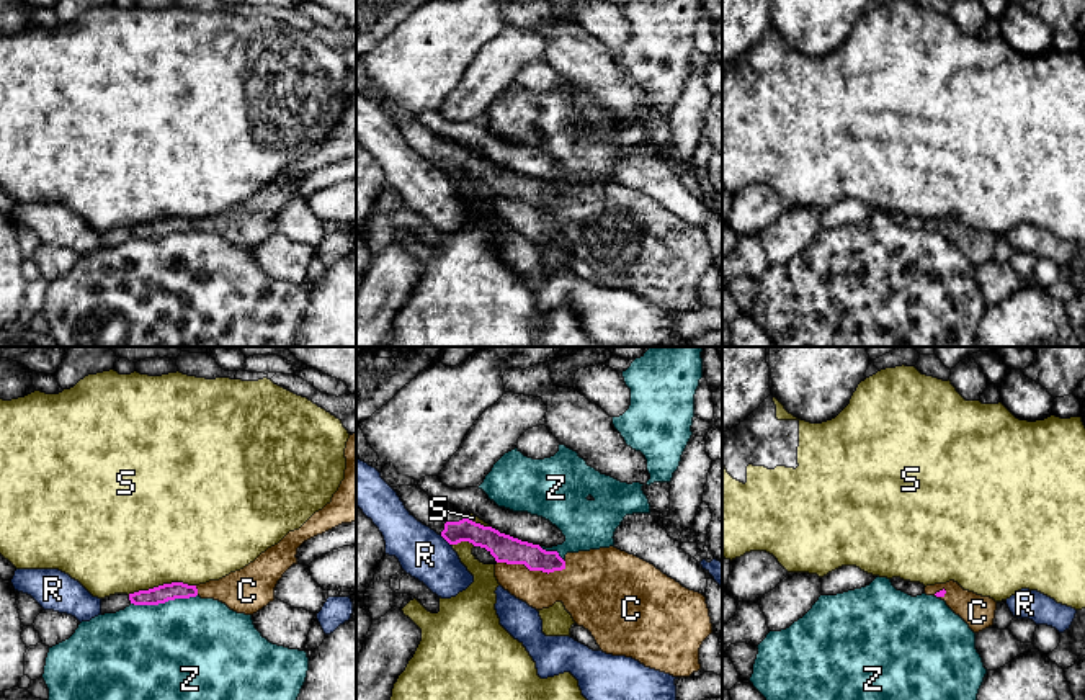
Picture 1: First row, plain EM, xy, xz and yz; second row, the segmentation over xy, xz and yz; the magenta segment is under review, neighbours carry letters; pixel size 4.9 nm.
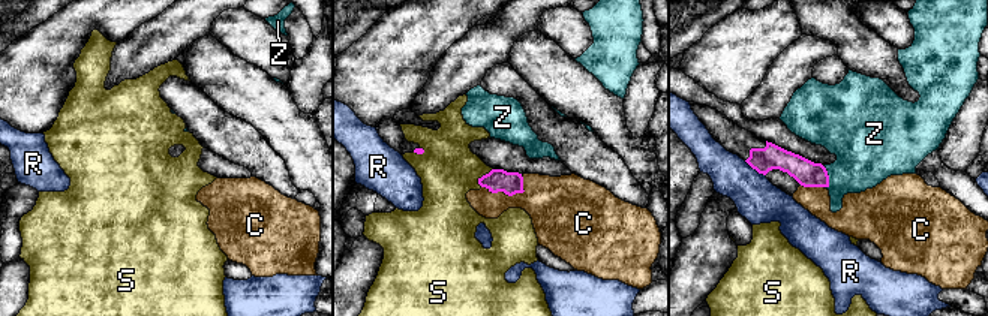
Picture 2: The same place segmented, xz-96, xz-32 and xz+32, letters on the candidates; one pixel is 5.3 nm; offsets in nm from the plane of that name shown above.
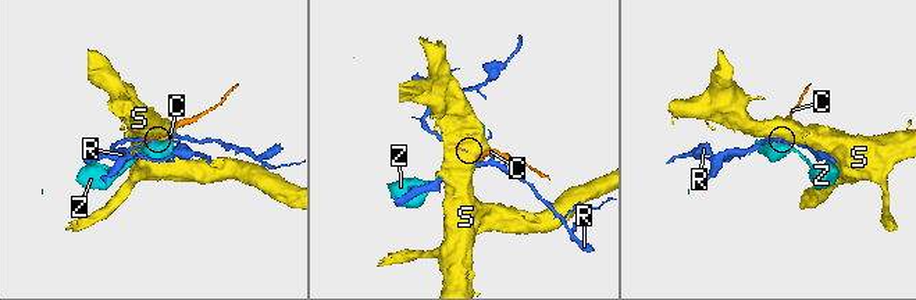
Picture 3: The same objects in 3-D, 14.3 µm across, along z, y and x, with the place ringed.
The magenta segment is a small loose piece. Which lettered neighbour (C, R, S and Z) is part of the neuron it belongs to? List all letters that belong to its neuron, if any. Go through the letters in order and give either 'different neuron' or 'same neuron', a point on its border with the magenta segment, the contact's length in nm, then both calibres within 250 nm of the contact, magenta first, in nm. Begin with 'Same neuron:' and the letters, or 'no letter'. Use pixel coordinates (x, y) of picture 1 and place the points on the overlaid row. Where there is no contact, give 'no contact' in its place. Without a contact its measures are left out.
Same neuron: C
C: same neuron | xz (531, 569) | 340 nm | 140/220 nm
R: different neuron | xz (445, 538) | 80 nm | 110/240 nm
S: different neuron | xy (160, 586) | 340 nm | 90/500 nm
Z: different neuron | xy (164, 602) | 340 nm | 90/500 nm

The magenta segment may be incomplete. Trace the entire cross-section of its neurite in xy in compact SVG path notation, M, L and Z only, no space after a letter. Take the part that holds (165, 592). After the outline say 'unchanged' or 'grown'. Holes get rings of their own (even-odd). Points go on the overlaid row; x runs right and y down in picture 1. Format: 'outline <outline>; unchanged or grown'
outline M356 433L345 448L345 479L332 502L315 512L299 530L289 532L278 545L268 548L253 563L219 581L199 586L183 582L163 584L129 594L134 605L159 605L175 599L214 599L237 613L253 615L275 600L275 587L283 574L297 564L297 548L342 523L356 522Z; grown

